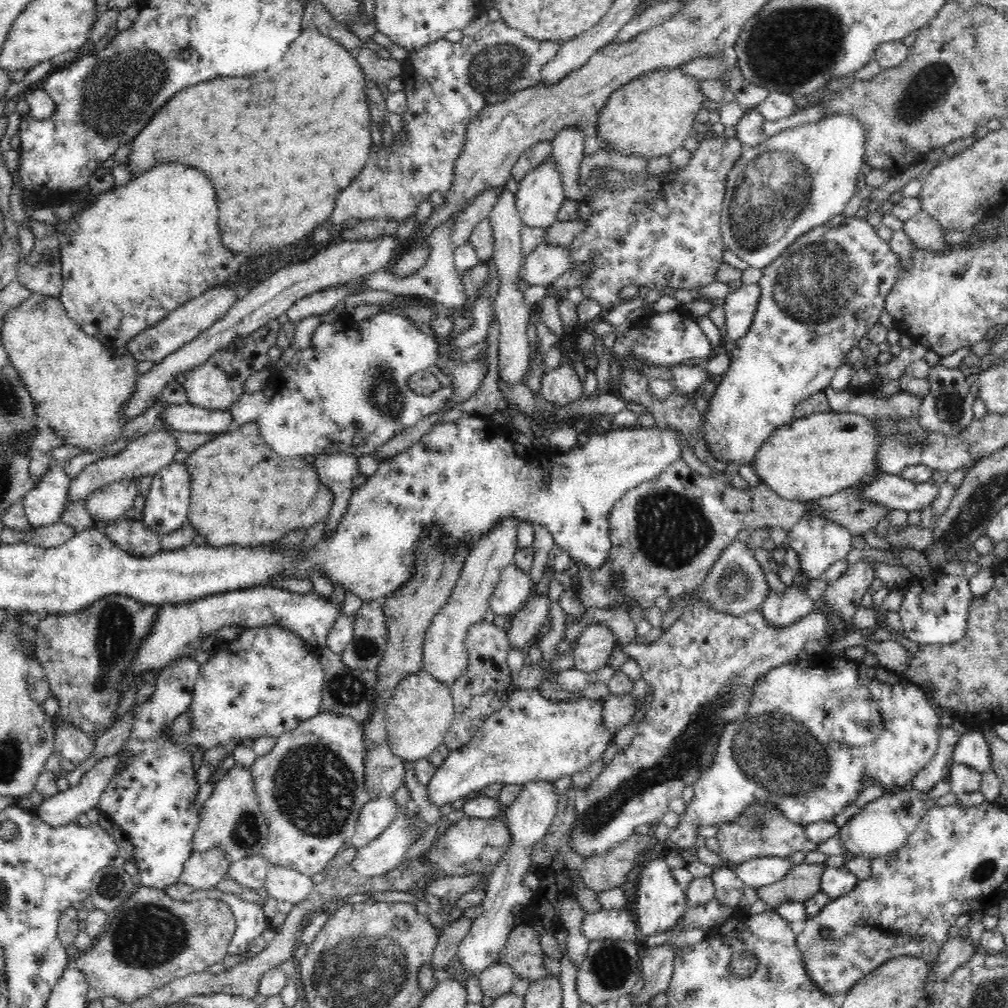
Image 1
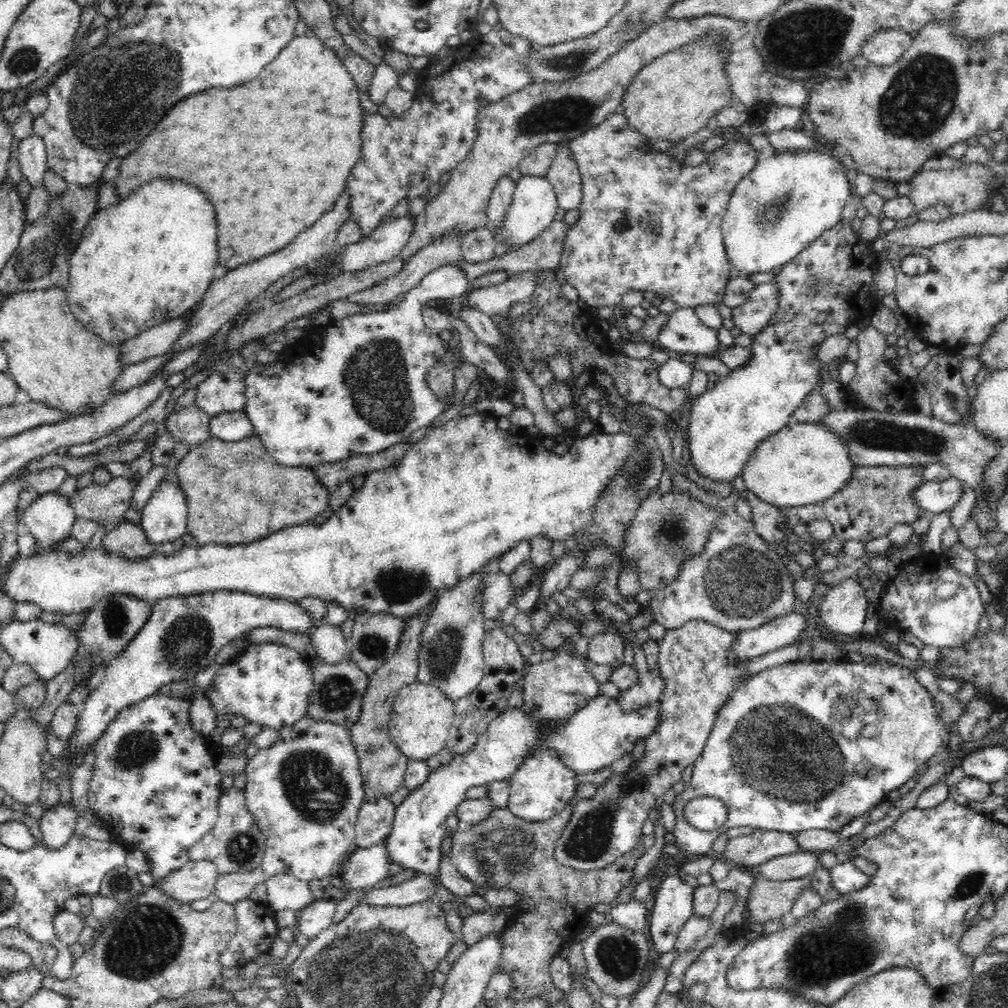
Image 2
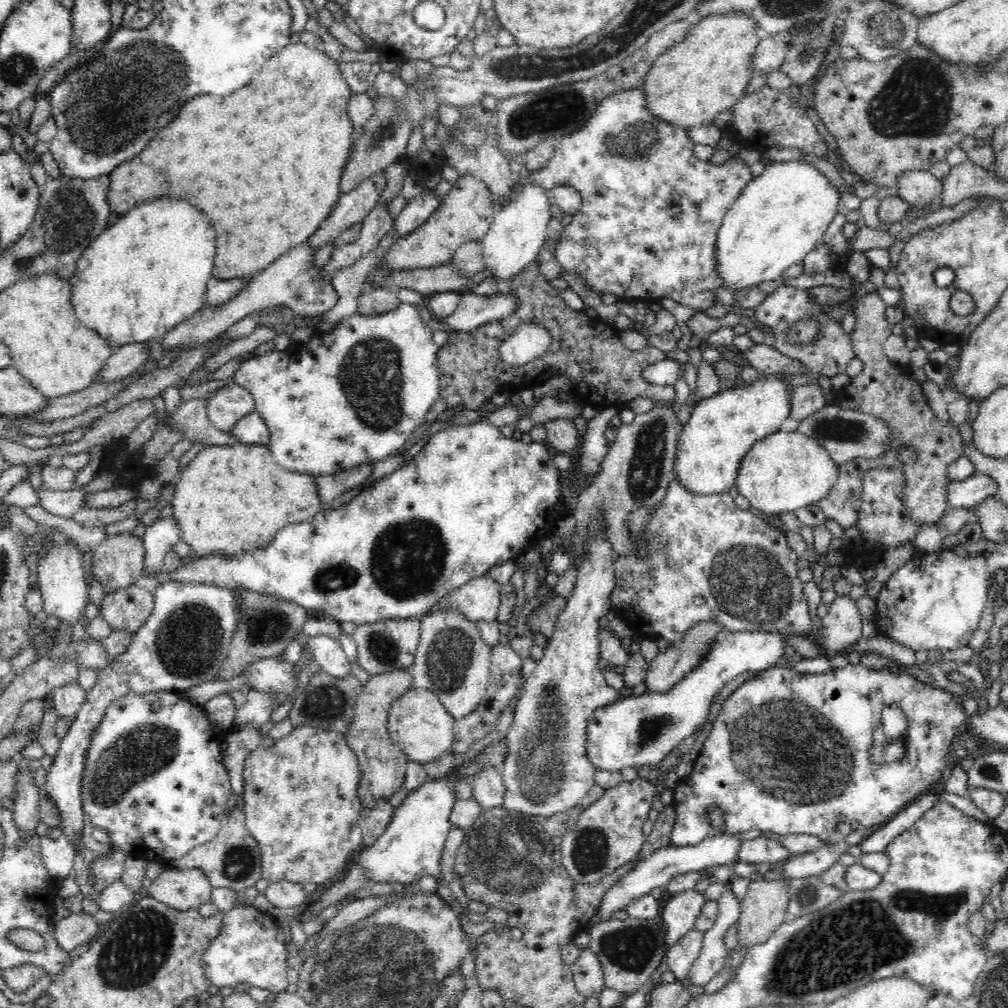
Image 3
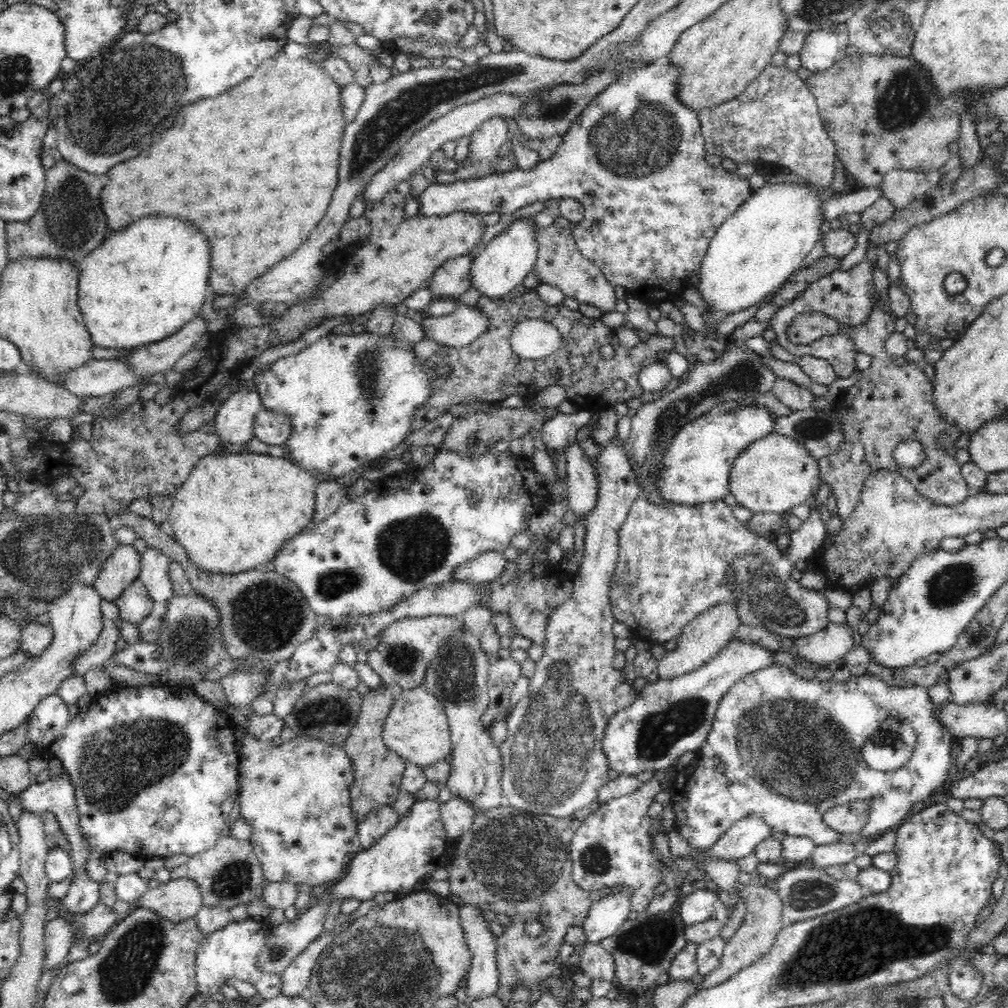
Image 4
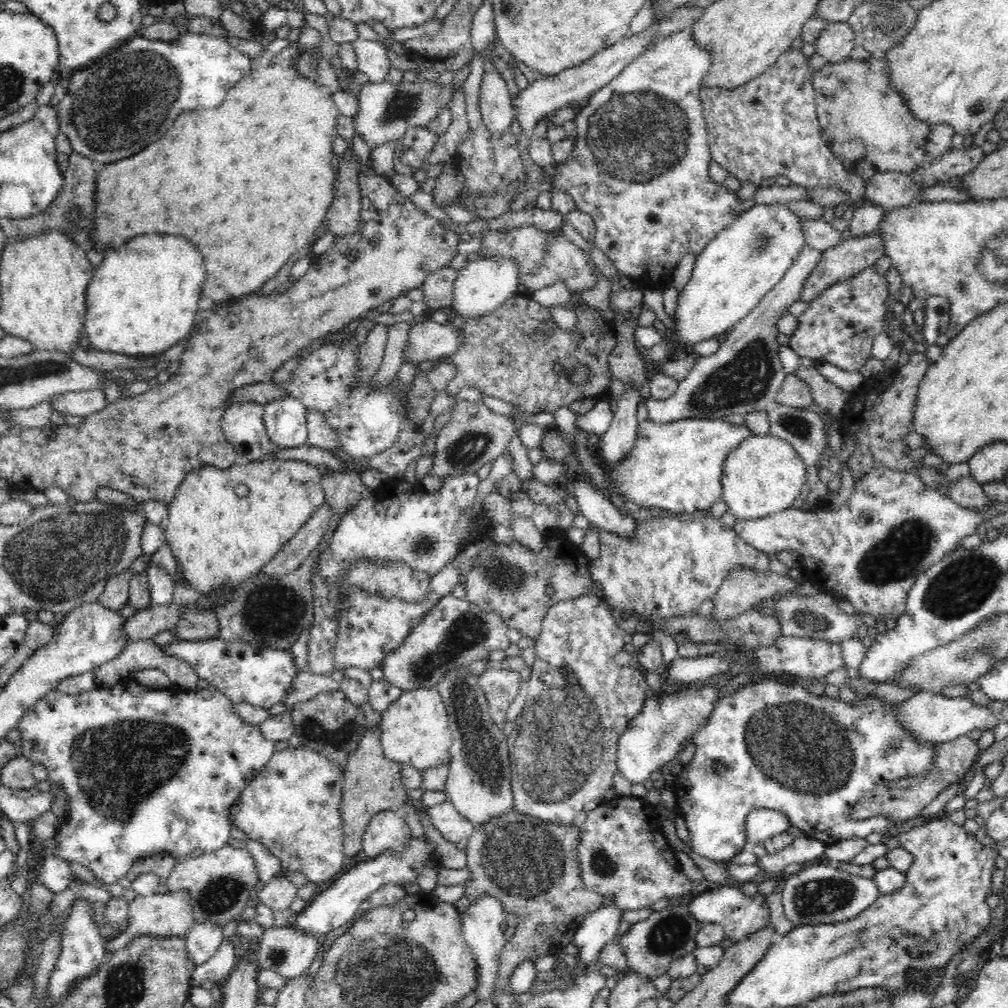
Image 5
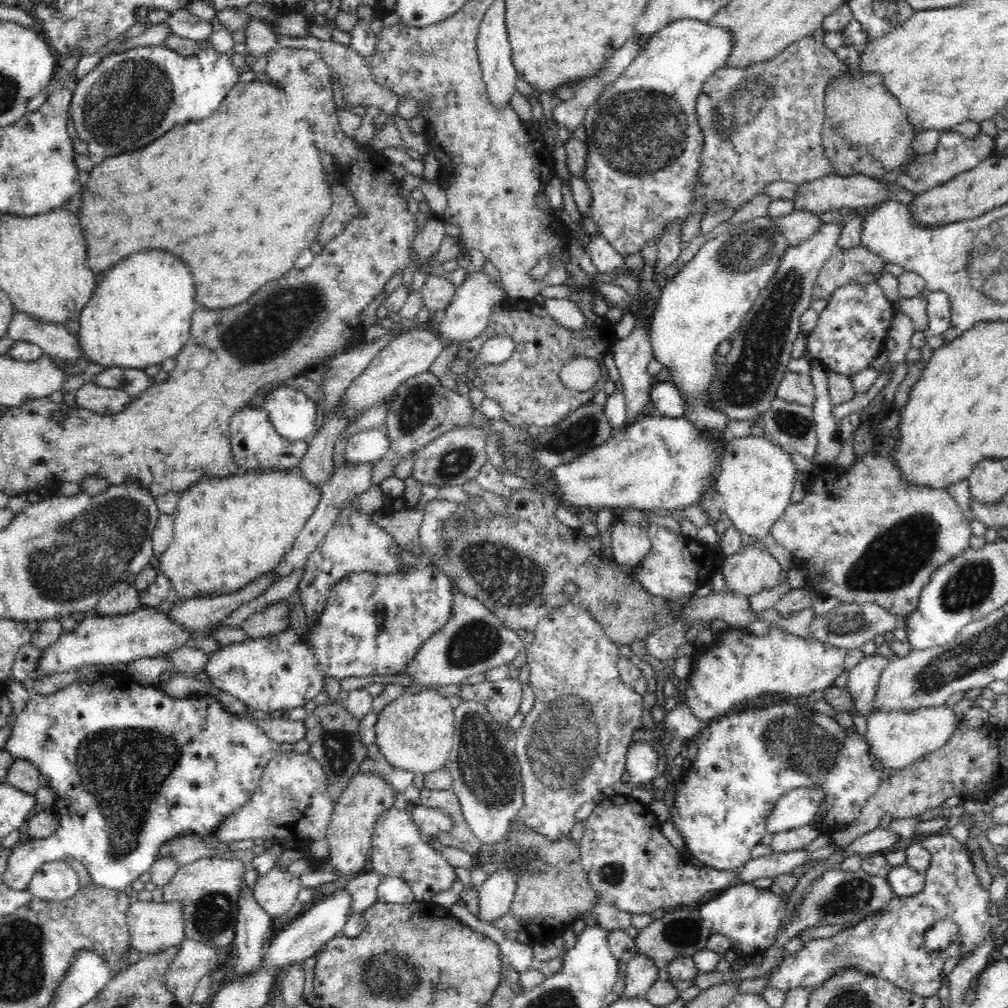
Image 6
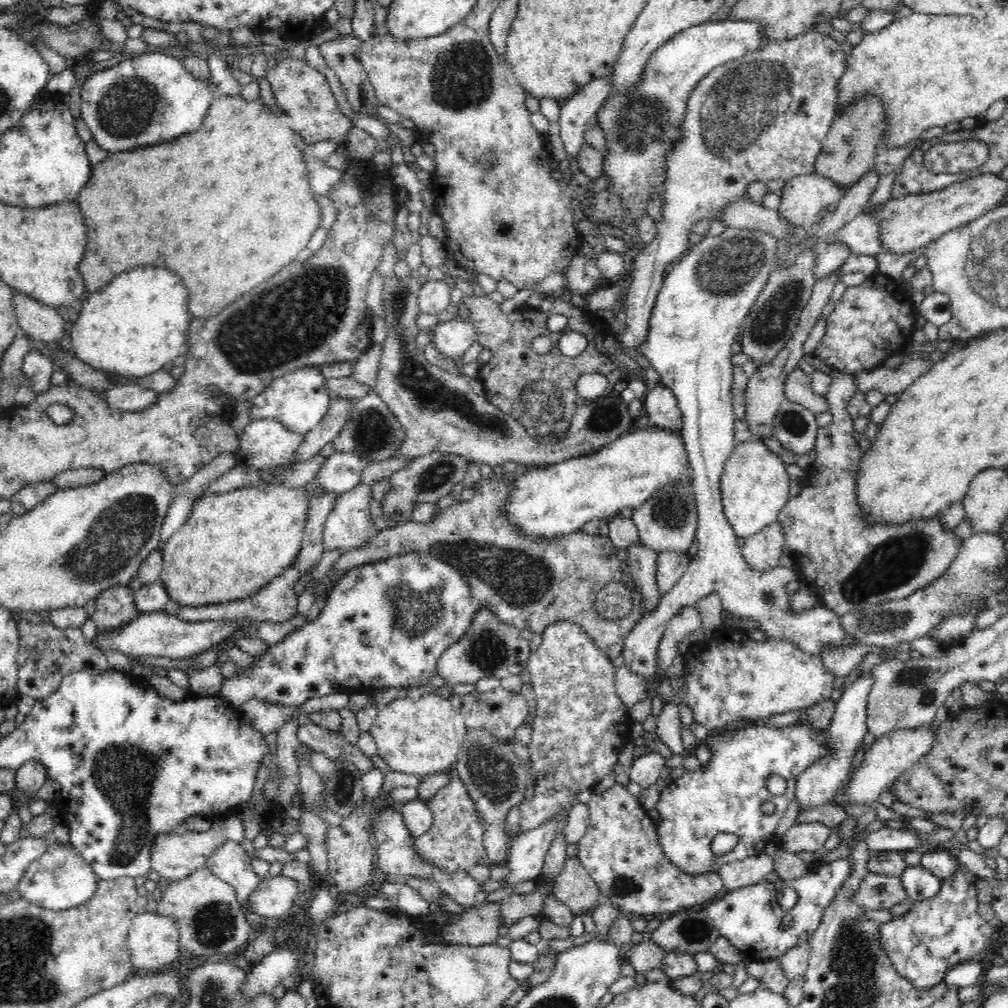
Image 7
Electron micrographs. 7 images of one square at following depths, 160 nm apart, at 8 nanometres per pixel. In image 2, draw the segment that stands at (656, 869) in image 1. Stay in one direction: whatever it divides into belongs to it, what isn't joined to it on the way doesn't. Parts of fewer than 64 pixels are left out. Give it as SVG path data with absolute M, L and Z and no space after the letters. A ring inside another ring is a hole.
M670 871L663 878L655 892L650 924L646 930L659 954L675 948L680 929L694 913L694 887Z

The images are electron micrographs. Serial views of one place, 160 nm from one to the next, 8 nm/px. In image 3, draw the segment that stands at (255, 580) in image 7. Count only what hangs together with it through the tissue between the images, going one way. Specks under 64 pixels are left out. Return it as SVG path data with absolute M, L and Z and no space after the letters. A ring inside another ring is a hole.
M236 443L235 445L201 445L198 453L181 471L180 480L172 489L173 517L180 527L180 538L187 542L195 556L218 553L222 557L242 555L244 550L262 548L287 524L304 522L325 507L310 473L287 471L275 462L267 445Z

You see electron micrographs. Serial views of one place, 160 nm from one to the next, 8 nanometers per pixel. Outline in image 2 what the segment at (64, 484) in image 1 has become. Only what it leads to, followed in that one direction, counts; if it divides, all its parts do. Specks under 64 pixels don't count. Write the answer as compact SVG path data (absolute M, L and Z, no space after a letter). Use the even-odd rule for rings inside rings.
M57 491L39 494L38 498L33 500L23 511L20 521L30 528L38 551L60 551L56 549L60 546L60 542L62 543L65 538L71 538L71 528L77 516L72 509L72 505L70 505L68 496L64 496Z

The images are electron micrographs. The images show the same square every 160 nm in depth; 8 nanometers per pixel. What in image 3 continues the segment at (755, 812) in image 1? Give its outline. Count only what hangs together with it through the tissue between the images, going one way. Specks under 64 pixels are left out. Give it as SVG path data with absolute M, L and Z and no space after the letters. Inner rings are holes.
M761 837L754 838L754 840L744 840L737 852L737 859L765 867L771 863L786 860L790 855L791 852L778 840Z

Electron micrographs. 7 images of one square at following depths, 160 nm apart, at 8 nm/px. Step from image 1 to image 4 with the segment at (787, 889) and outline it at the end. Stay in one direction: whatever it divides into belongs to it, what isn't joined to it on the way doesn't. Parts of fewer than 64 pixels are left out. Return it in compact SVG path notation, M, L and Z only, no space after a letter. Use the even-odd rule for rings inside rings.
M757 880L757 886L738 886L739 896L741 896L746 905L746 913L742 920L741 927L734 935L727 940L723 950L723 955L718 964L718 968L713 974L704 977L702 984L697 989L705 989L724 984L726 980L730 980L744 967L754 964L757 960L762 959L762 955L771 949L778 933L783 929L780 913L782 912L782 899L778 891L767 887L764 881Z

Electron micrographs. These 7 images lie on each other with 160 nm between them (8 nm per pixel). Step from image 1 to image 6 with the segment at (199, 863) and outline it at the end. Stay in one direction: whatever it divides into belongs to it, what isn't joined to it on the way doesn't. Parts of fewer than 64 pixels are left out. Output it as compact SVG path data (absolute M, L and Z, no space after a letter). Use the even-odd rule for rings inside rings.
M137 901L129 906L127 925L129 926L130 944L142 953L158 953L171 946L178 946L185 939L184 913L180 901L156 902Z

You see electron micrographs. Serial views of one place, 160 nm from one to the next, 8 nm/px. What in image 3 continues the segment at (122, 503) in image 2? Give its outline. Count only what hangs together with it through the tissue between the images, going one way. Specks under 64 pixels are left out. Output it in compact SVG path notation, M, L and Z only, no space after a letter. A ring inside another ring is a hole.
M42 488L38 490L40 498L40 506L56 516L70 518L80 508L86 507L86 500L91 495L88 492L78 488L74 490L50 491Z

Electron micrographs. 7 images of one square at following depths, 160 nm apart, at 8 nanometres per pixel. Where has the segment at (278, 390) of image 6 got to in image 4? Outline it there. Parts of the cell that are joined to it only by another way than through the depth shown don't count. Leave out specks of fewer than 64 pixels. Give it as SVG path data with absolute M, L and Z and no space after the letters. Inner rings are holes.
M262 408L255 416L253 433L258 440L266 444L284 445L291 433L289 416L278 414L275 410Z

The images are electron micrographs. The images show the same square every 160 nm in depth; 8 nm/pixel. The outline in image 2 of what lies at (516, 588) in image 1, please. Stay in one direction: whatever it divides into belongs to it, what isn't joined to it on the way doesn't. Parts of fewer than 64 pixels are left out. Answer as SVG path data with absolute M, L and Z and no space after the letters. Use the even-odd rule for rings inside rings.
M494 570L482 578L482 613L484 618L495 620L504 614L504 610L513 604L516 589L510 581L510 575Z

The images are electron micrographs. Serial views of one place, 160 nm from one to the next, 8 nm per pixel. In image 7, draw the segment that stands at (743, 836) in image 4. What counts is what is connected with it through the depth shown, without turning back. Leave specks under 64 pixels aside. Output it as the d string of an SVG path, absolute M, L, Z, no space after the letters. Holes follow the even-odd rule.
M872 673L858 676L849 686L844 687L842 698L836 702L835 714L827 734L829 735L829 752L810 769L800 774L795 786L796 802L799 812L816 808L820 804L830 804L836 790L842 786L850 773L850 767L856 751L862 745L864 735L868 733L867 699L871 692Z

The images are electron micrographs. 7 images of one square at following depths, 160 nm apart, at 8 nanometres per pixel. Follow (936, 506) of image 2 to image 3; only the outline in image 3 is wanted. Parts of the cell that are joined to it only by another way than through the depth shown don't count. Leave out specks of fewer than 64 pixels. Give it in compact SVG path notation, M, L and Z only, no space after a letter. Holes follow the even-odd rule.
M974 472L961 481L952 481L948 486L949 508L971 508L990 496L997 496L995 480L985 474Z

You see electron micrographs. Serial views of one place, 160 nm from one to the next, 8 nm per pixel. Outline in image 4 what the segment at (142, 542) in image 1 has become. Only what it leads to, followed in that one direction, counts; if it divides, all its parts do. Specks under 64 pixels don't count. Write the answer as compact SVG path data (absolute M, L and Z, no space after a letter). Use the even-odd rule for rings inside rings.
M133 544L118 545L103 562L93 587L104 600L118 598L127 586L139 578L141 554Z

